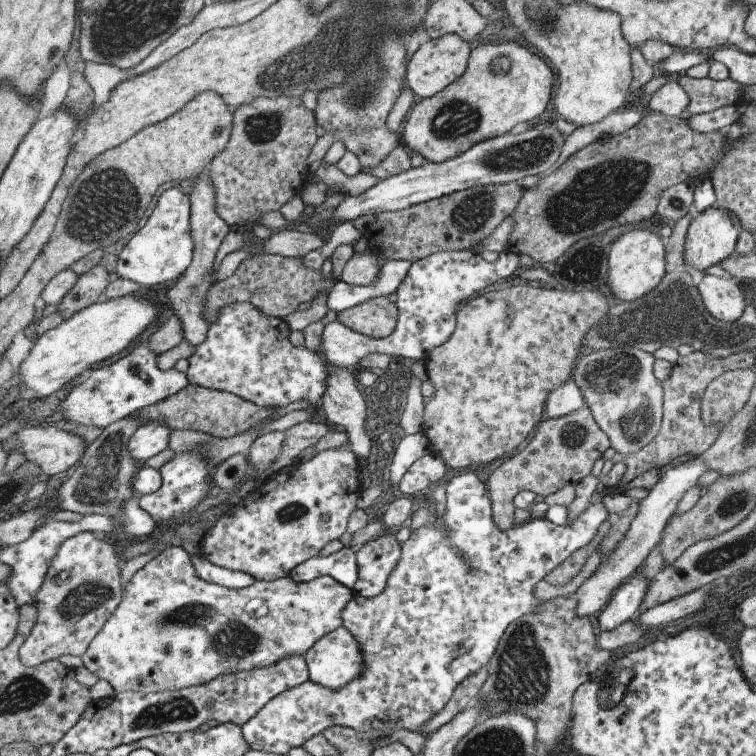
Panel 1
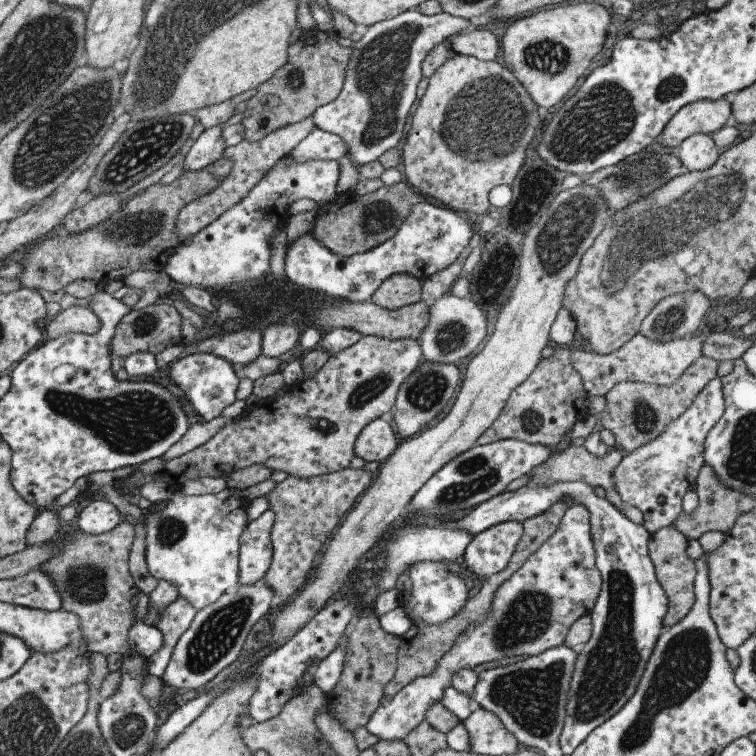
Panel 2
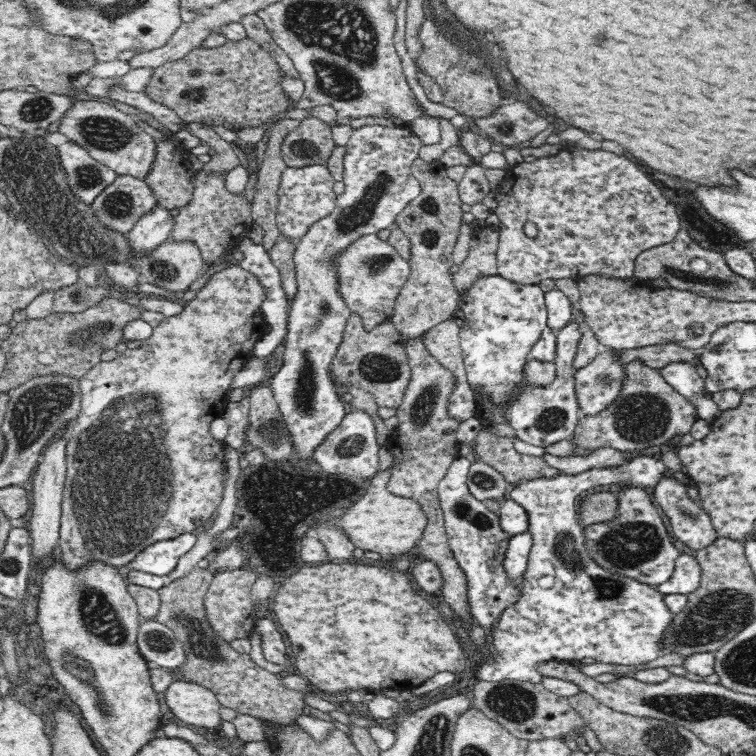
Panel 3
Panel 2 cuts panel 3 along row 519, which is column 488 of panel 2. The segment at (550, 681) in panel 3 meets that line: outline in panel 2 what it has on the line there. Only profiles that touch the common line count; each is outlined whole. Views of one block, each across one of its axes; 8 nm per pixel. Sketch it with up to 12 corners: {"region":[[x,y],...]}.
{"region":[[505,521],[478,532],[460,560],[490,577],[507,566],[522,523]]}

